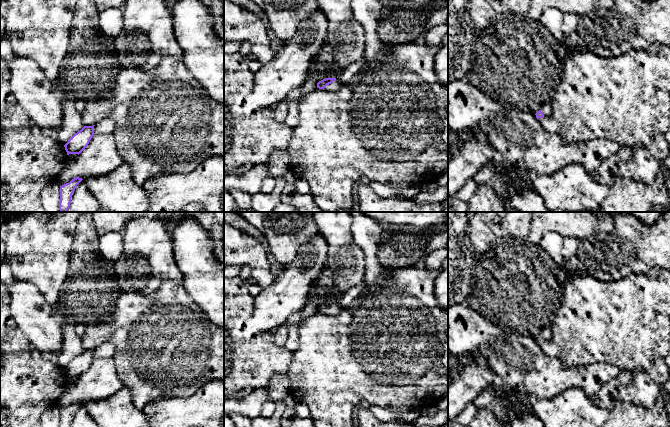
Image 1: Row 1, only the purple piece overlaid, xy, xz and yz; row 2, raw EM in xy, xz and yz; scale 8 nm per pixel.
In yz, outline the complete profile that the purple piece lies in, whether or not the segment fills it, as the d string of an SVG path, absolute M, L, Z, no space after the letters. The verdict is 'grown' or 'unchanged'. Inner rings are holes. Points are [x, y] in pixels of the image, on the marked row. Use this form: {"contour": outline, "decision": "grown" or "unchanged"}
{"contour": "M550 102L544 103L541 106L540 110L535 115L537 119L542 118L543 116L551 117L552 116L551 103Z", "decision": "grown"}

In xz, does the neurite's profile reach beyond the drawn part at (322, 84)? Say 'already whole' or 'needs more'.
needs more

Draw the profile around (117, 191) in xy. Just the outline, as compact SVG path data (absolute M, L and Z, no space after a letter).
M126 163L109 174L88 177L84 181L103 209L112 212L147 212L149 209L149 192L135 183L131 167Z

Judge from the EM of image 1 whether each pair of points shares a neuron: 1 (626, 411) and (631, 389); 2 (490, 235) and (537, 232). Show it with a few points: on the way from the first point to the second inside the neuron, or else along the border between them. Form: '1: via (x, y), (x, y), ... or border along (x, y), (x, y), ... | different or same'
1: border along (622, 400), (651, 407) | different
2: border along (531, 222), (526, 239) | different

